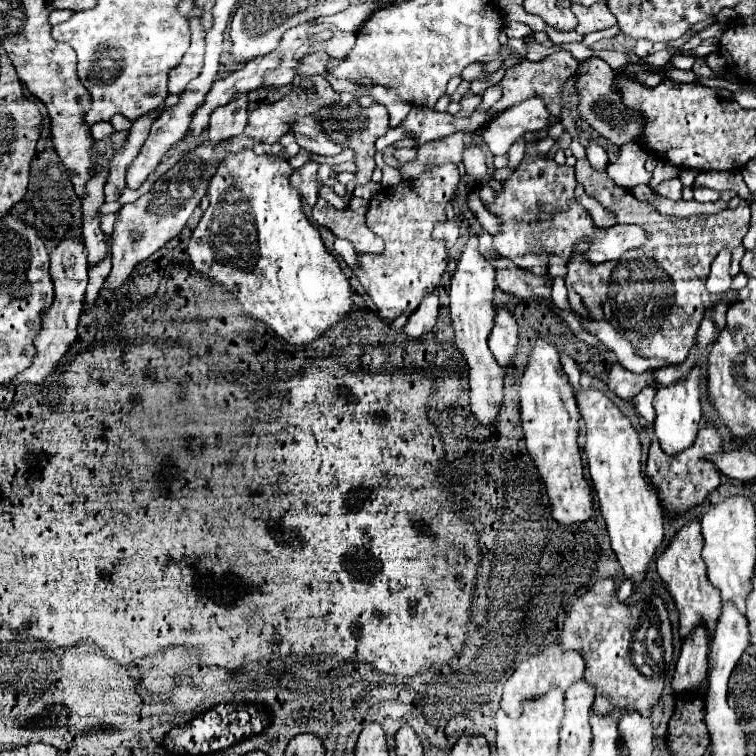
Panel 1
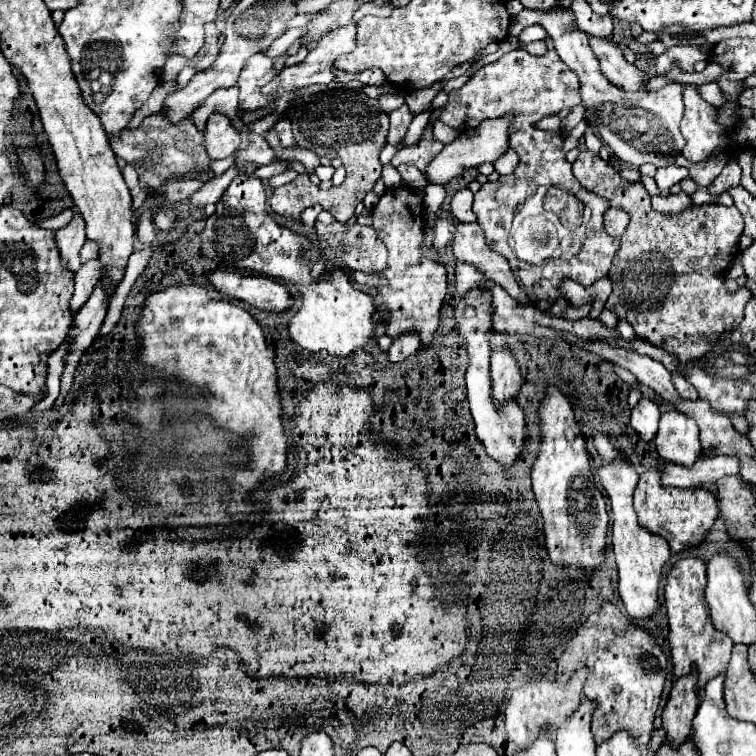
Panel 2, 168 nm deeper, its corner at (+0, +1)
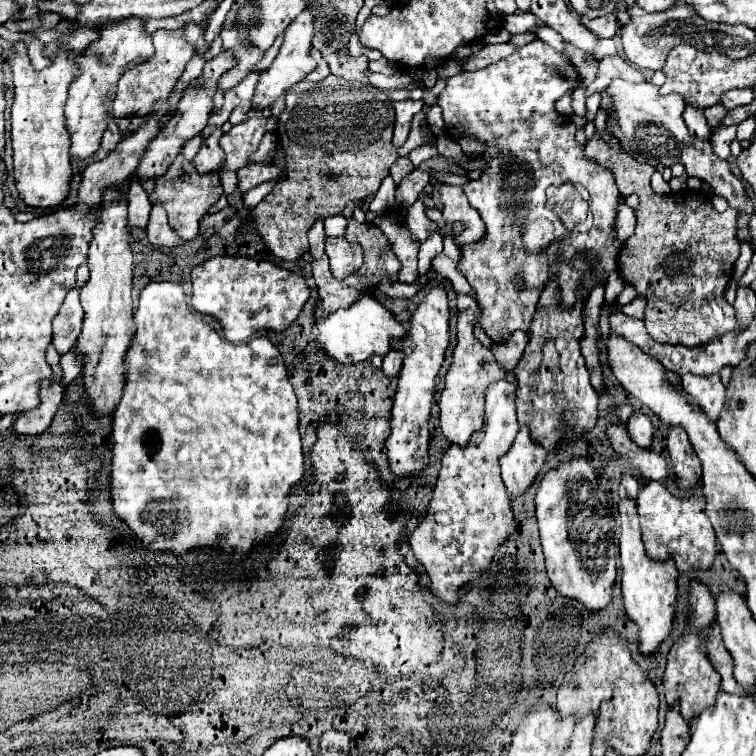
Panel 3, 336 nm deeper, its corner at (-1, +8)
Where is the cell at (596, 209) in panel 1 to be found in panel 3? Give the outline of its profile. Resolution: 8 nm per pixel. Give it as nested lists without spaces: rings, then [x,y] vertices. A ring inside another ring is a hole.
[[[622,200],[618,206],[618,216],[616,216],[616,232],[618,232],[618,240],[626,242],[630,238],[630,234],[634,232],[636,226],[636,216],[634,210]]]

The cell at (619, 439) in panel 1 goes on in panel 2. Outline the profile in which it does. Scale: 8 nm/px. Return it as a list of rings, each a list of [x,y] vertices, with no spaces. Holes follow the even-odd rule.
[[[621,455],[619,463],[603,463],[599,467],[599,475],[603,481],[603,487],[611,499],[611,511],[613,511],[613,553],[617,559],[617,571],[619,571],[619,597],[633,619],[653,619],[659,603],[657,603],[657,591],[661,581],[661,571],[665,563],[669,561],[669,545],[659,535],[653,535],[645,531],[637,523],[637,515],[633,509],[633,491],[637,487],[639,475],[637,471],[627,463],[627,459]]]

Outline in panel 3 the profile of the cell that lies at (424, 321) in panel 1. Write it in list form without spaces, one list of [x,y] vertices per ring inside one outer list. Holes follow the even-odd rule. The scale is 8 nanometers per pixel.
[[[388,350],[388,354],[384,356],[384,362],[382,362],[382,370],[386,376],[398,376],[400,374],[400,368],[402,368],[402,362],[404,362],[404,352],[402,350]]]

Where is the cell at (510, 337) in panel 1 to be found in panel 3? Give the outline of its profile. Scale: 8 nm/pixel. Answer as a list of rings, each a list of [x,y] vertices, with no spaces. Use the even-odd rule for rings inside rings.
[[[492,382],[486,388],[484,426],[472,434],[466,446],[452,444],[448,448],[442,458],[428,514],[410,534],[410,546],[430,576],[432,592],[450,604],[456,602],[458,588],[490,570],[496,546],[506,542],[516,530],[498,466],[498,458],[508,452],[516,432],[516,382]]]

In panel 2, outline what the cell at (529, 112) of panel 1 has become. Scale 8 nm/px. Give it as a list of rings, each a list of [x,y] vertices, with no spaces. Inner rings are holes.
[[[509,117],[505,119],[491,119],[491,121],[485,121],[479,125],[479,129],[471,129],[471,131],[463,131],[457,135],[455,141],[447,143],[443,147],[443,151],[429,163],[427,171],[425,171],[425,179],[427,183],[433,183],[433,185],[447,185],[451,179],[459,177],[461,175],[461,167],[463,169],[471,169],[471,167],[479,167],[483,163],[493,163],[495,159],[499,159],[507,147],[509,147],[509,141],[507,141],[507,125],[509,125]]]

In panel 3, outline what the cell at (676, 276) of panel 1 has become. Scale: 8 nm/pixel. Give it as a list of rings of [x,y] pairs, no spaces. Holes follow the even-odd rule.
[[[594,132],[594,136],[584,146],[584,156],[614,174],[618,192],[626,198],[630,194],[638,196],[636,208],[636,230],[622,244],[618,256],[618,270],[626,284],[634,286],[638,296],[646,300],[644,324],[650,336],[662,344],[684,344],[688,348],[706,346],[710,340],[720,338],[722,334],[736,328],[736,312],[734,306],[726,302],[724,290],[732,280],[734,262],[740,254],[740,244],[736,240],[736,210],[728,208],[726,212],[716,212],[710,204],[708,194],[694,190],[680,190],[672,194],[656,194],[650,188],[650,176],[654,174],[654,166],[636,162],[622,146],[614,144],[606,132]]]

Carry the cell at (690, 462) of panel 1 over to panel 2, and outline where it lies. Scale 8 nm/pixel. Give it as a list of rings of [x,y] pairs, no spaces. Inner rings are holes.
[[[653,467],[641,475],[639,485],[635,489],[635,513],[639,517],[641,527],[661,535],[669,543],[671,553],[679,553],[689,547],[701,545],[719,515],[715,497],[705,489],[661,487],[659,479],[661,479],[661,471],[659,467]]]

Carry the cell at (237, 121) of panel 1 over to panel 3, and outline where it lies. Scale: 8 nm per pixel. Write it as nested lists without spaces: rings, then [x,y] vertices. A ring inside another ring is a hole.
[[[214,128],[214,132],[202,142],[198,154],[194,156],[194,168],[198,172],[218,172],[222,168],[222,148],[220,148],[220,138],[222,138],[222,128]]]

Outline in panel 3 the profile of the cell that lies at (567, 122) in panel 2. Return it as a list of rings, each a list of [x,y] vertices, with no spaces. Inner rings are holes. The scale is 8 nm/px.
[[[606,56],[599,62],[599,70],[596,78],[588,85],[585,91],[586,97],[595,92],[602,92],[611,83],[612,78],[624,78],[628,82],[644,82],[648,76],[640,72],[636,66],[626,62],[620,56]]]

